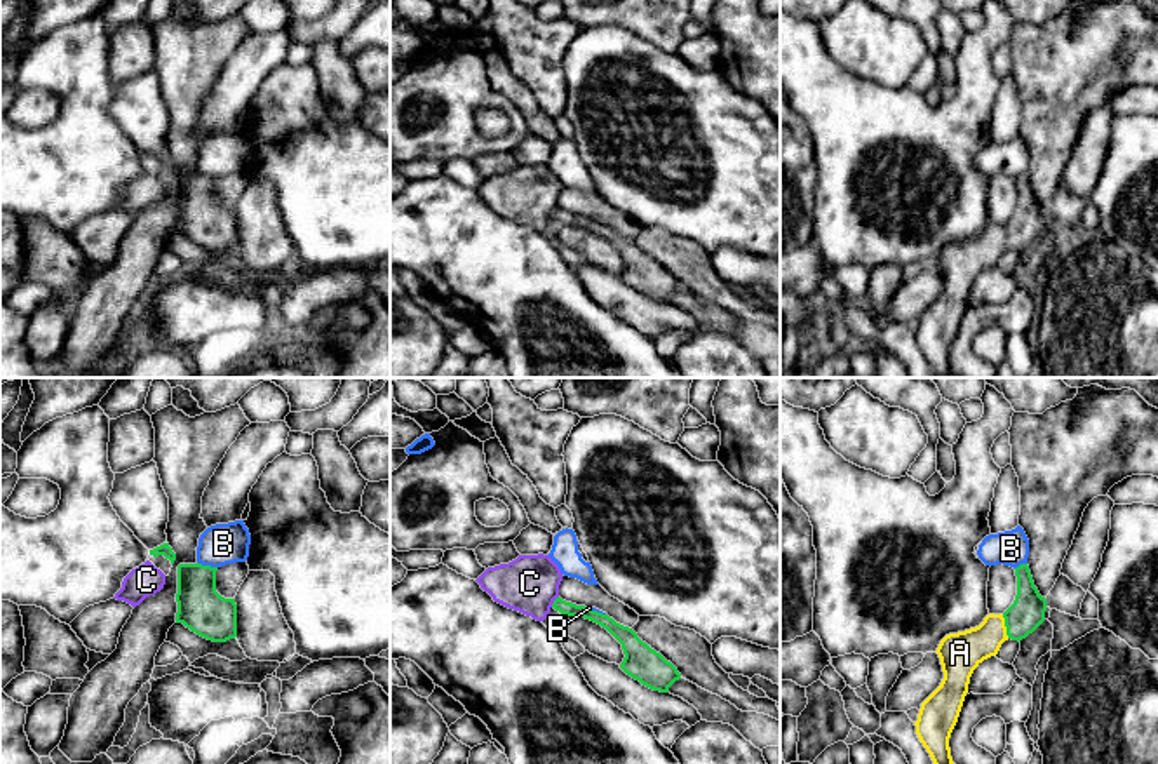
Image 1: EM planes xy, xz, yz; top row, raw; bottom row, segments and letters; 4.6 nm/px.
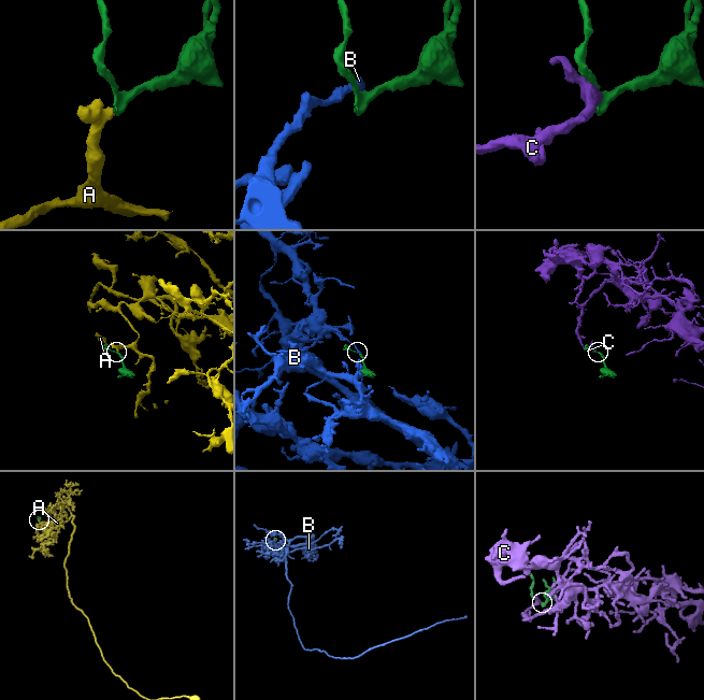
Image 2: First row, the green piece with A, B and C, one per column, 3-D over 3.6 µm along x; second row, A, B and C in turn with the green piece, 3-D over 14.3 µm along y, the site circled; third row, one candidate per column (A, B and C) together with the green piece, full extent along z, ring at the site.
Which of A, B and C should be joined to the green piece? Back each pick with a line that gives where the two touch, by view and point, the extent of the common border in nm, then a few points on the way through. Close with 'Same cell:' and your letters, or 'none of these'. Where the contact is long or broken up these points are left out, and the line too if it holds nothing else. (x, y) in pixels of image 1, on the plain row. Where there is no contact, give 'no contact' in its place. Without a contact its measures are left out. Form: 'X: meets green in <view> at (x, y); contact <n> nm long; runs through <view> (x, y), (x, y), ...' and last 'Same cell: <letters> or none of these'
A: meets green in yz at (1005, 235); contact 120 nm long; runs through yz (1028, 221), (1016, 234), (1005, 235), (960, 263)
Same cell: A

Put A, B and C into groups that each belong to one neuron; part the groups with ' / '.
A / B / C

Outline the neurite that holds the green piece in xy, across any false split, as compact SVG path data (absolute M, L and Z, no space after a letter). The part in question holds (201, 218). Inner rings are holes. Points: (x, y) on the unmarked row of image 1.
M199 172L178 176L176 233L207 251L226 252L237 247L237 214L216 202L216 181Z

